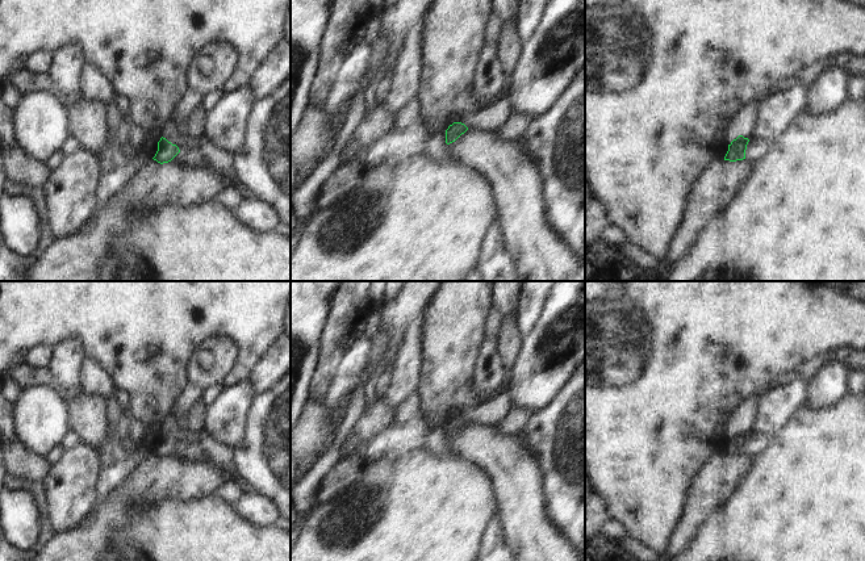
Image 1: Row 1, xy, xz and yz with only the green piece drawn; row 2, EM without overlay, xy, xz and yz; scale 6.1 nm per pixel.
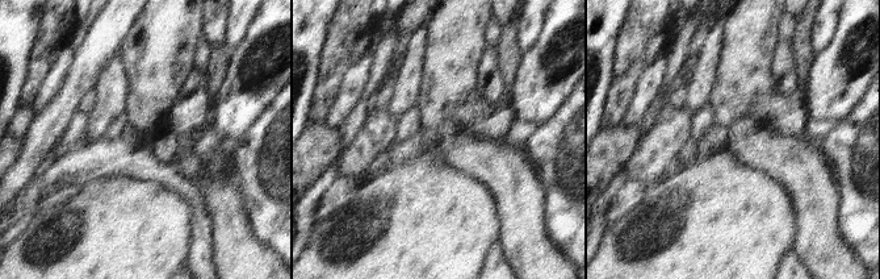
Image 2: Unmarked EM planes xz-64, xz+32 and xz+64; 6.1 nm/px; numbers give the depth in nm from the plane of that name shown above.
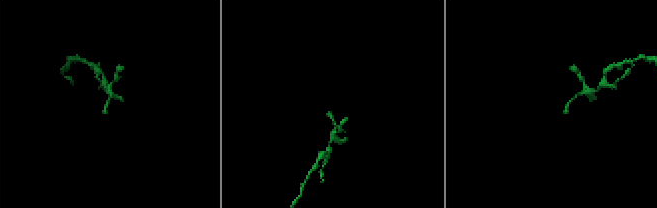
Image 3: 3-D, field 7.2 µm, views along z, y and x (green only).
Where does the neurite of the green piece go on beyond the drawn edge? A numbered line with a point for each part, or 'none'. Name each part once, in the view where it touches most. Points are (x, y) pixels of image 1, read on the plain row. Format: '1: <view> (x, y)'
none

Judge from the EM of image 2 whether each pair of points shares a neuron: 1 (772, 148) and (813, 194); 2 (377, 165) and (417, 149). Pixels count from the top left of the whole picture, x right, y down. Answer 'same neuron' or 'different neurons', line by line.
1: same neuron
2: same neuron

